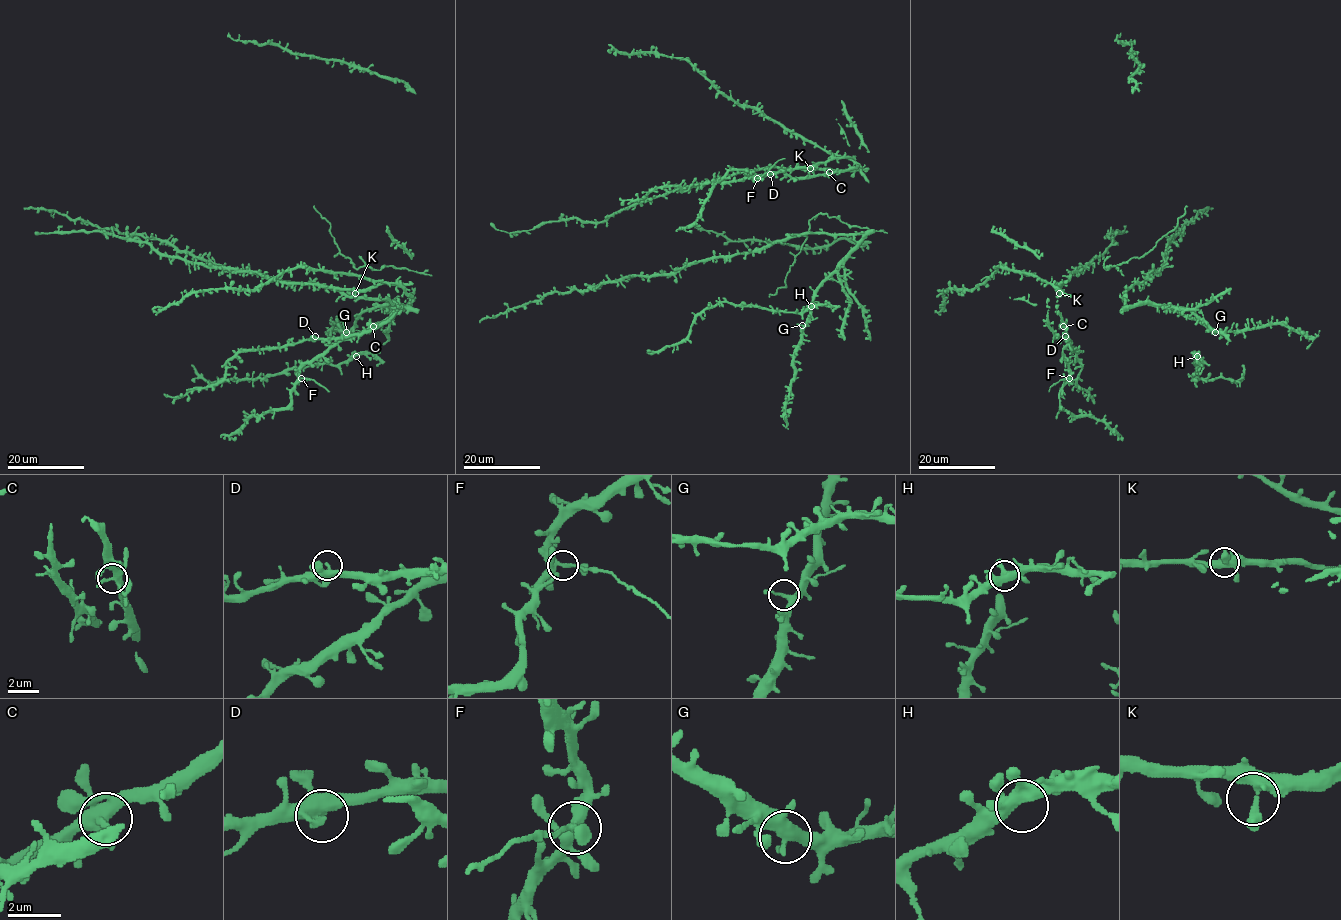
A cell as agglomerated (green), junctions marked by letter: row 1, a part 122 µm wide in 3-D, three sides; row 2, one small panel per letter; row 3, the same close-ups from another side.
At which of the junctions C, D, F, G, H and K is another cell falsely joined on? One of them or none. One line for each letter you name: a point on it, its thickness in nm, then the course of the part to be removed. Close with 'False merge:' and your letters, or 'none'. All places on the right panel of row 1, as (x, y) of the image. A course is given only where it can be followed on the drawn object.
F: at (1069, 378); 280 nm thick; foreign part runs (1069, 378), (1060, 379), (1048, 392)
False merge: F

